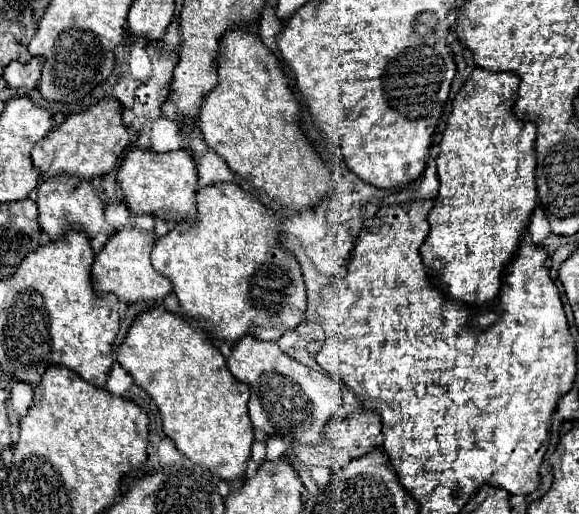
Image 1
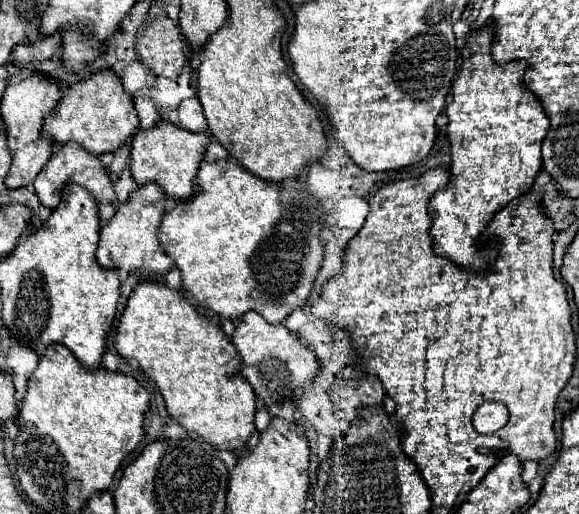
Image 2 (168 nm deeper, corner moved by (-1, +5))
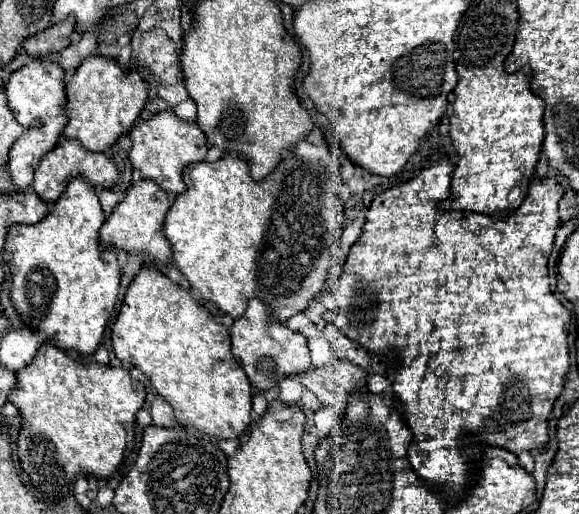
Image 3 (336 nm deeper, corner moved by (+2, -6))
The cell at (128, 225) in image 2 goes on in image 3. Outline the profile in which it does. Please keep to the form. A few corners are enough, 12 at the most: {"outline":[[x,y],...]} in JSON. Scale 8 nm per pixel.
{"outline":[[139,180],[101,226],[101,248],[167,266],[171,202]]}

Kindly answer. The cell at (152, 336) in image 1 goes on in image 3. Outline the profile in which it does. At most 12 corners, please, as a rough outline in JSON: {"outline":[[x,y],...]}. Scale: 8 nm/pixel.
{"outline":[[145,266],[111,340],[217,440],[252,423],[229,330]]}

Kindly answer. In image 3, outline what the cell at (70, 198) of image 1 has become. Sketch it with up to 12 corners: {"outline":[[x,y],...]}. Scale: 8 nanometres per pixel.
{"outline":[[73,140],[35,170],[33,190],[53,204],[73,178],[113,188],[117,168]]}

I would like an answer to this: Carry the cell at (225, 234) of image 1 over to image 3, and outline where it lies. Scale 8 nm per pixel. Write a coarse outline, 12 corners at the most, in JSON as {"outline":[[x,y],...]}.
{"outline":[[183,170],[163,232],[191,288],[277,322],[323,288],[339,176]]}

